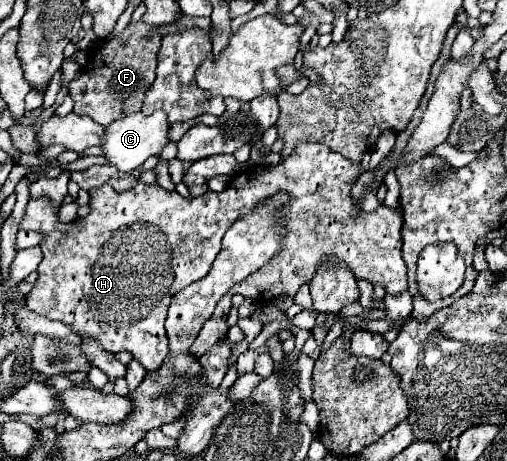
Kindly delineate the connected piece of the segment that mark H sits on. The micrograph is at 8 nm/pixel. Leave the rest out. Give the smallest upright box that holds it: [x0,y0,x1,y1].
[19,143,407,371]

